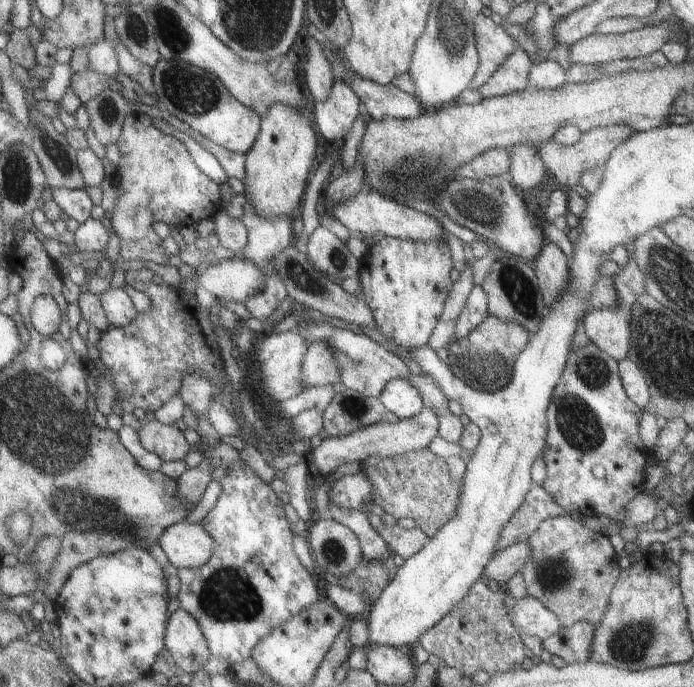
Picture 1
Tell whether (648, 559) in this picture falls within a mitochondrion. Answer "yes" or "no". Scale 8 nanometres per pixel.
no

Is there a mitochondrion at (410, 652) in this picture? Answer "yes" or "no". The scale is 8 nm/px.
no

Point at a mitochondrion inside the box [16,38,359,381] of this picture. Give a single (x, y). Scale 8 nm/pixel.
(194, 92)

